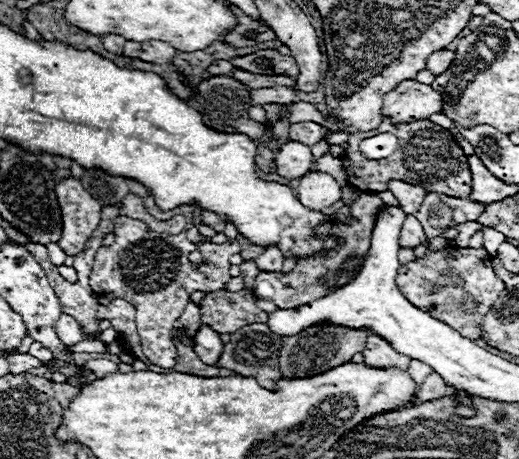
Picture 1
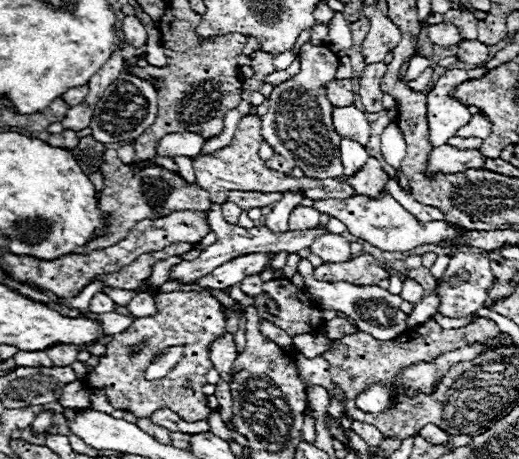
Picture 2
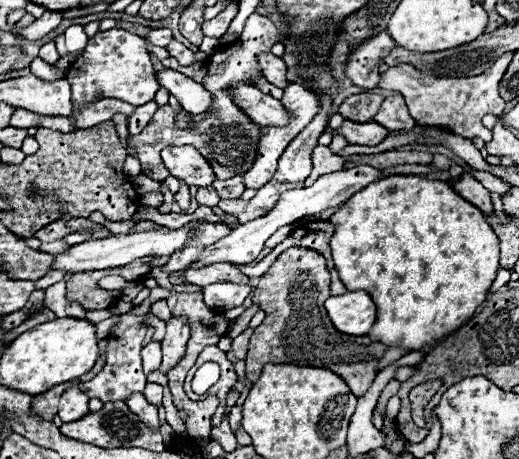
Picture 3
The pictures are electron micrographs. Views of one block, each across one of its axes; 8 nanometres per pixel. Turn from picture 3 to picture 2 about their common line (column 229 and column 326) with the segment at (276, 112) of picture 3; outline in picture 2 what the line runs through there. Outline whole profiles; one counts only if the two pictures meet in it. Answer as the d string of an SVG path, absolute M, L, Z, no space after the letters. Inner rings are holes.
M346 78L346 80L332 80L326 86L326 94L328 94L328 100L332 102L332 106L350 106L350 104L354 104L356 88L354 88L350 78Z

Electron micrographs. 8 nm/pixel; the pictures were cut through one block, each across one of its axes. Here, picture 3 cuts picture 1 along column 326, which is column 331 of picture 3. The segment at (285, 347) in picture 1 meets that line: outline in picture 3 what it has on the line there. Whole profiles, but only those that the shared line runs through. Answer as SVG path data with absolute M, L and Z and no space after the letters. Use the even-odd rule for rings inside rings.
M288 248L278 256L278 260L270 266L270 270L260 276L256 290L252 294L252 302L266 312L264 322L254 330L250 344L248 344L248 358L246 358L246 380L256 382L266 362L278 364L296 364L296 366L316 366L326 368L340 374L352 392L360 398L366 394L370 384L376 378L376 364L384 354L382 344L374 344L368 336L346 336L336 332L332 322L324 312L324 300L330 296L330 272L326 270L326 260L322 254L310 248Z

